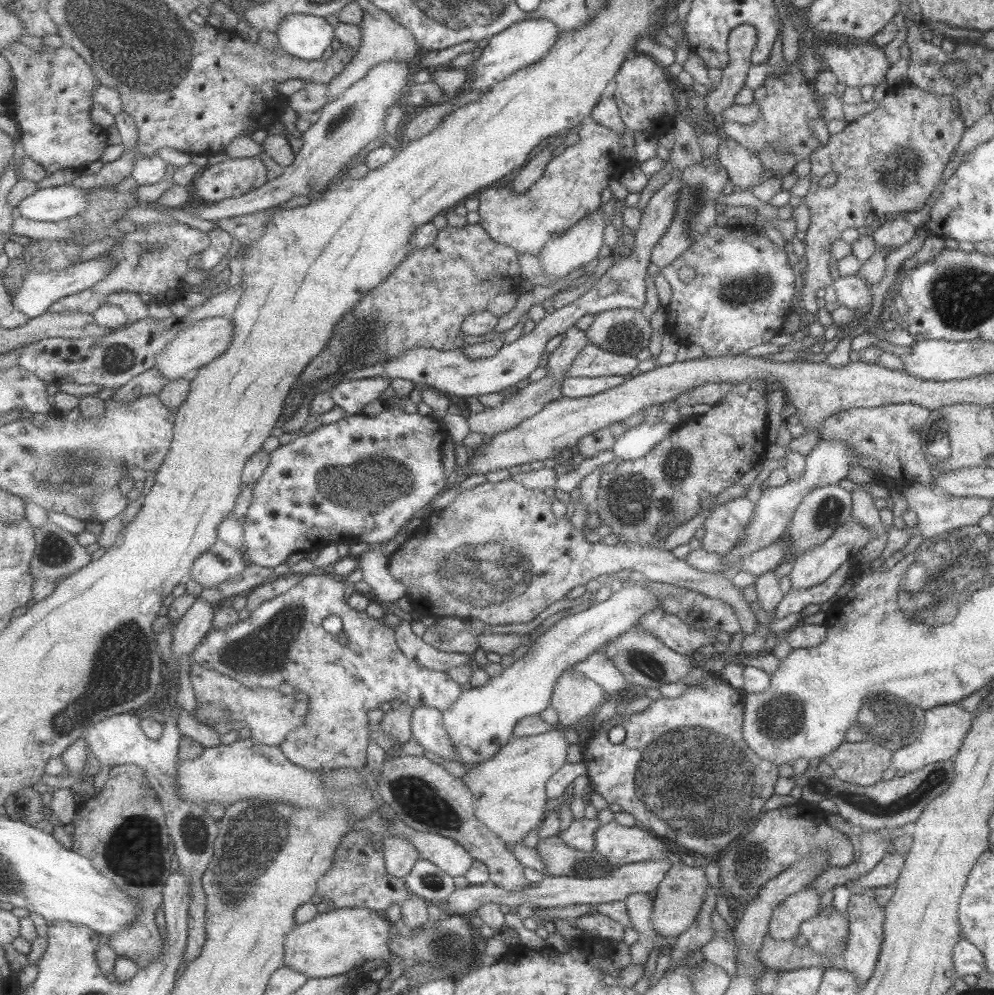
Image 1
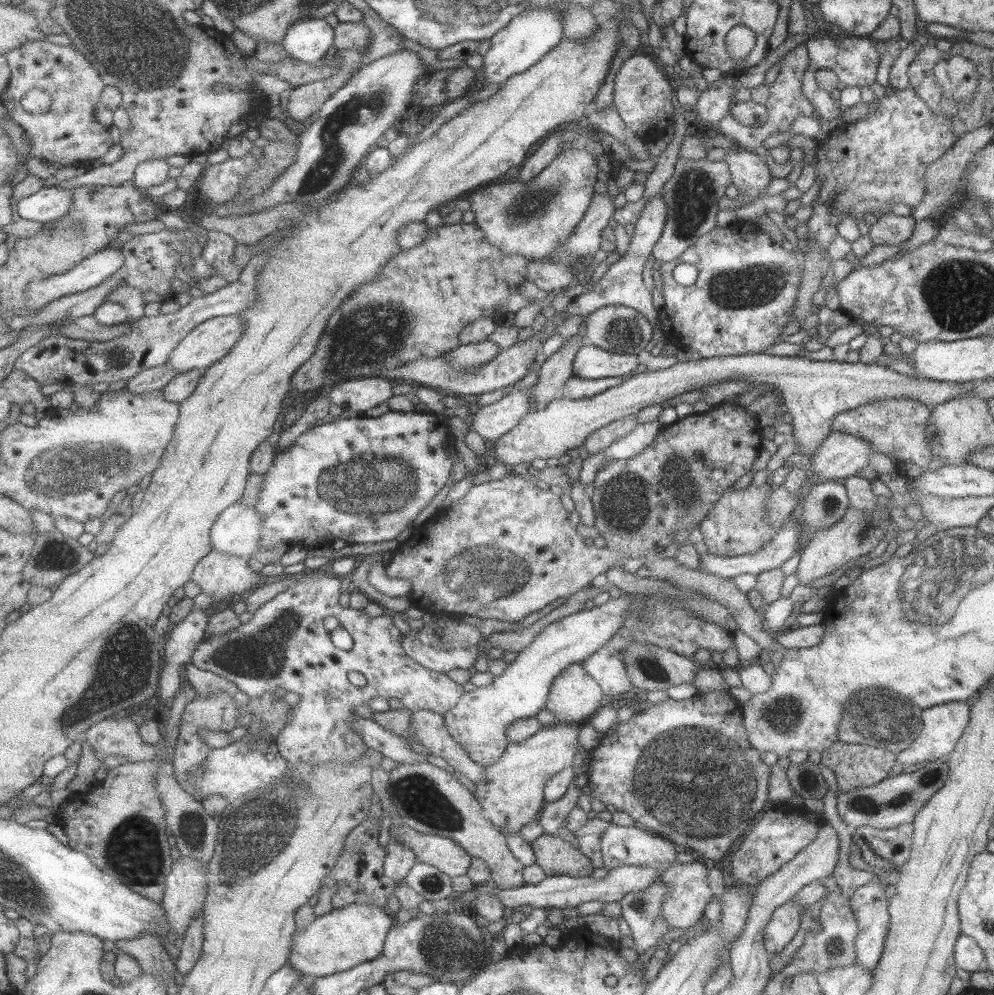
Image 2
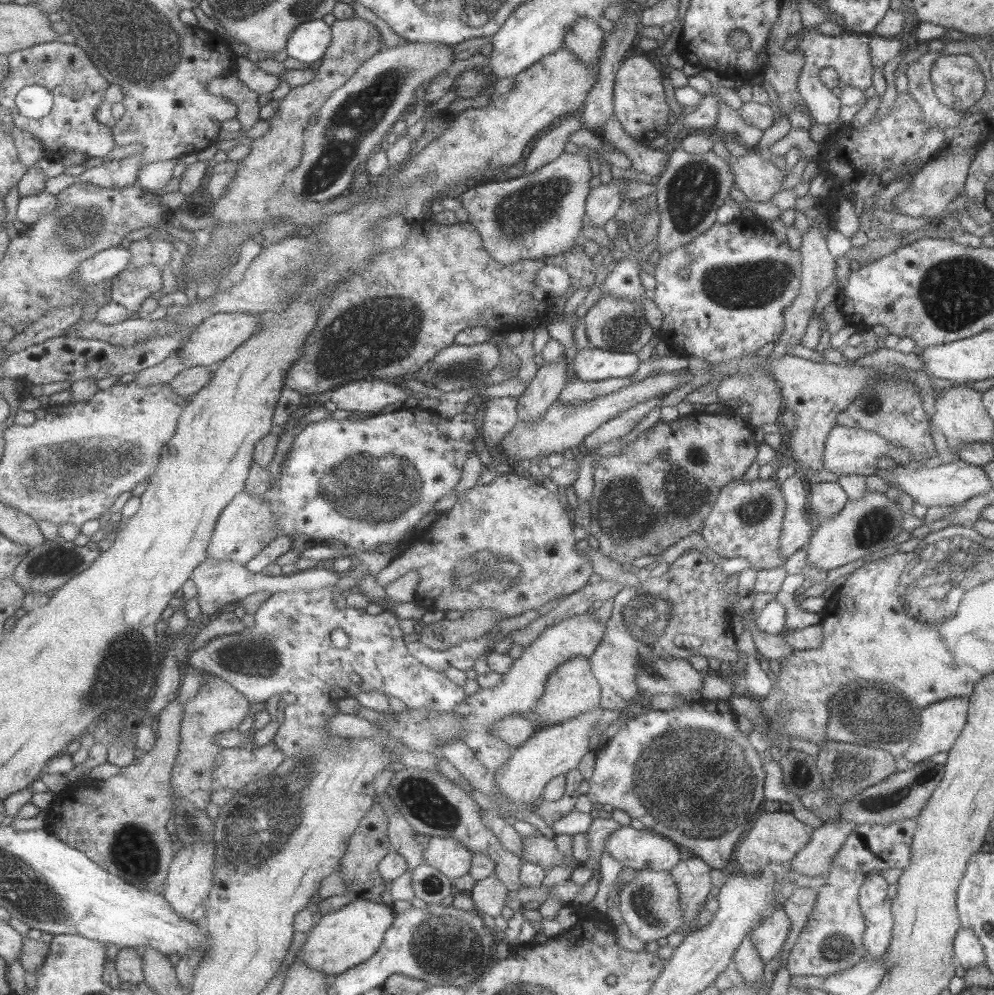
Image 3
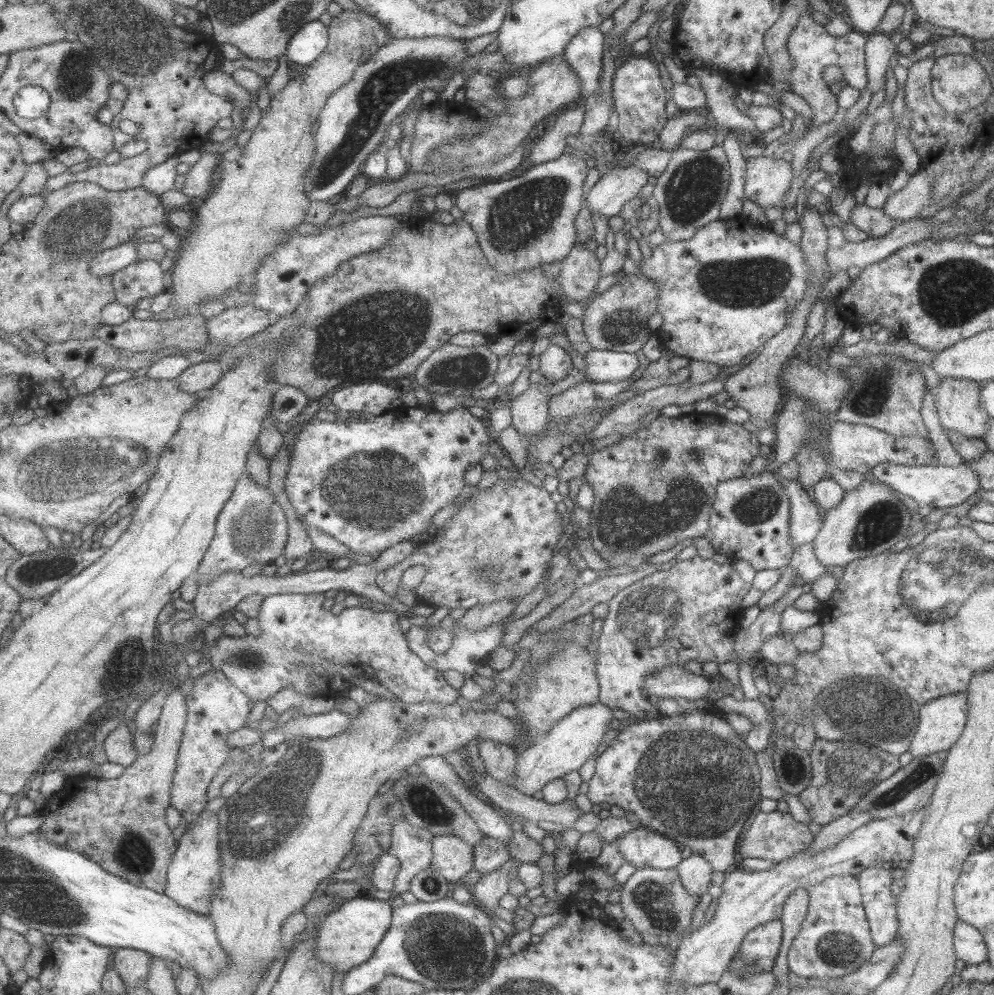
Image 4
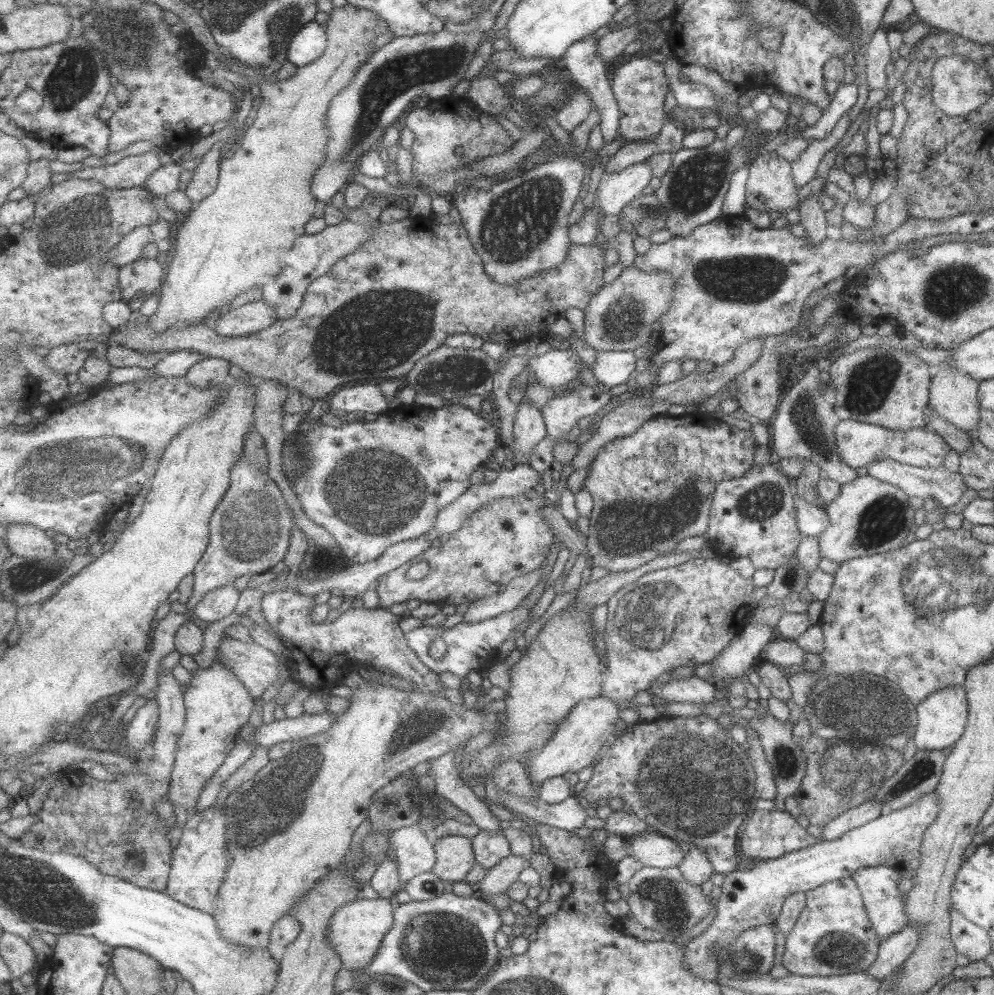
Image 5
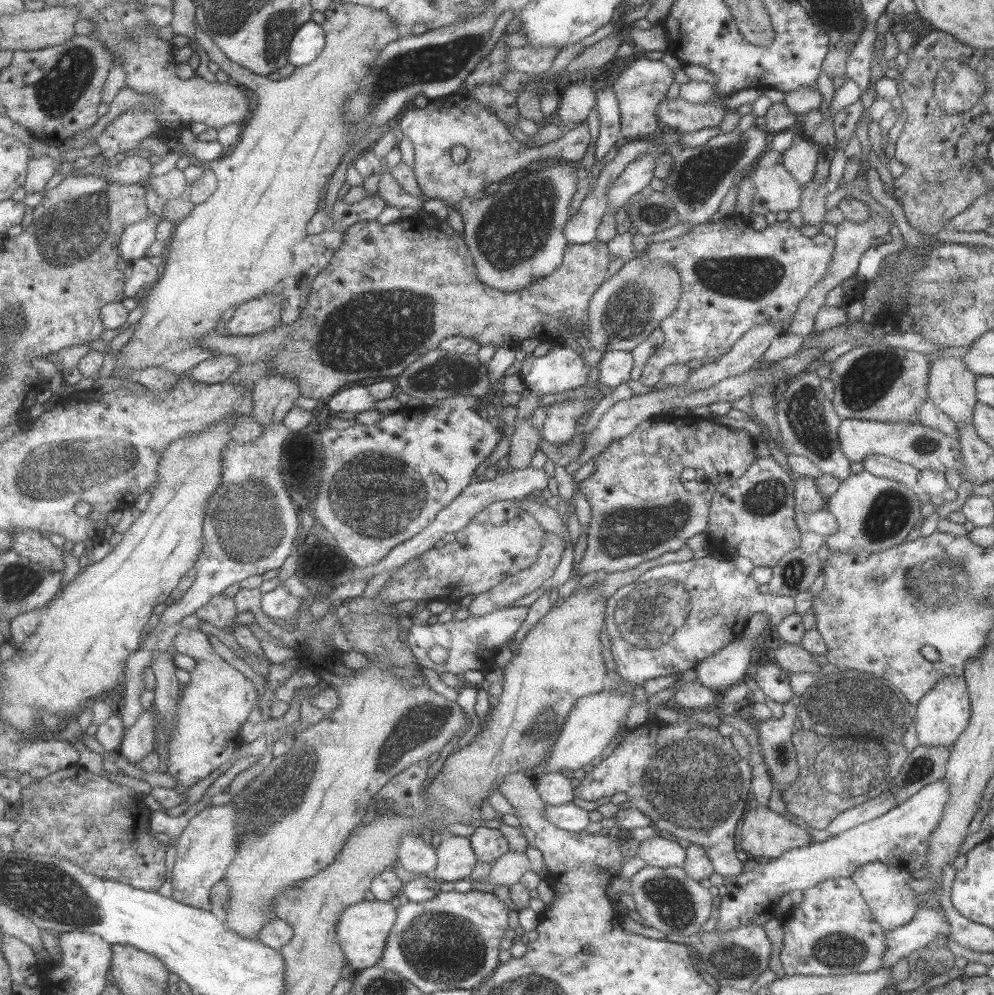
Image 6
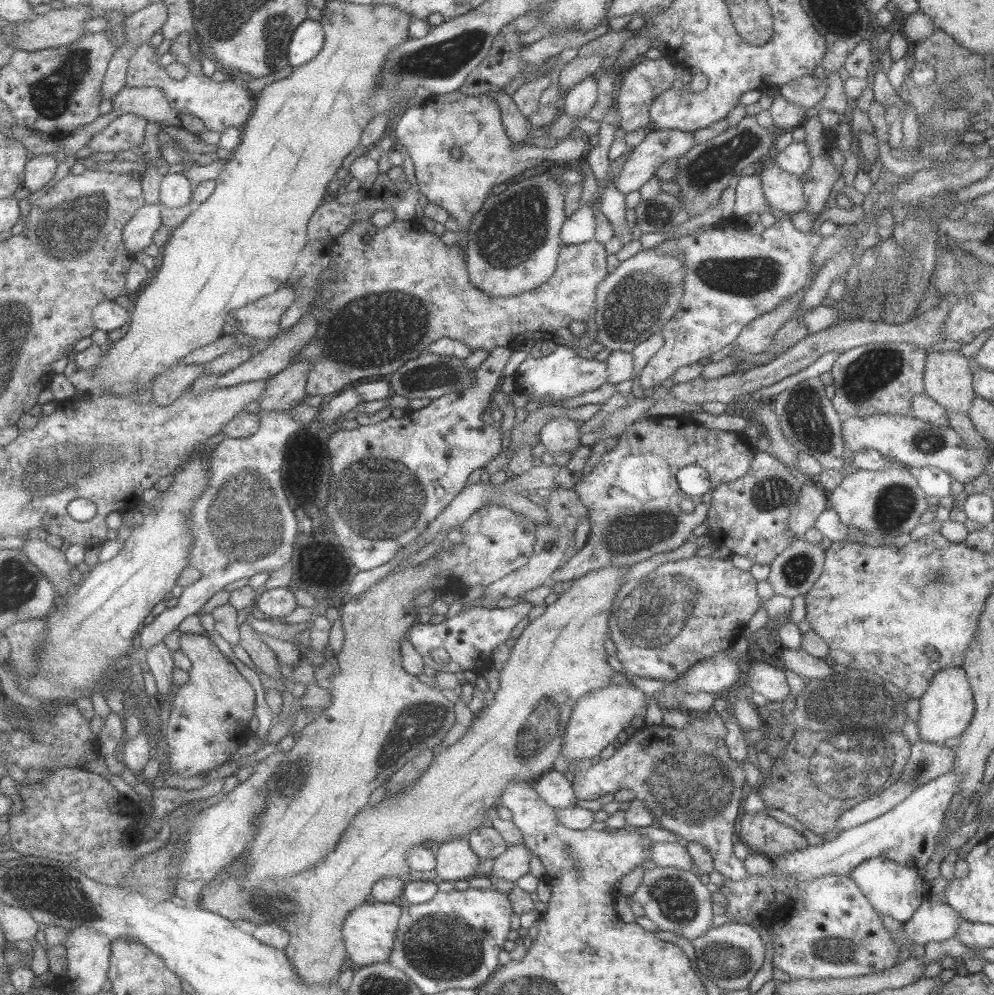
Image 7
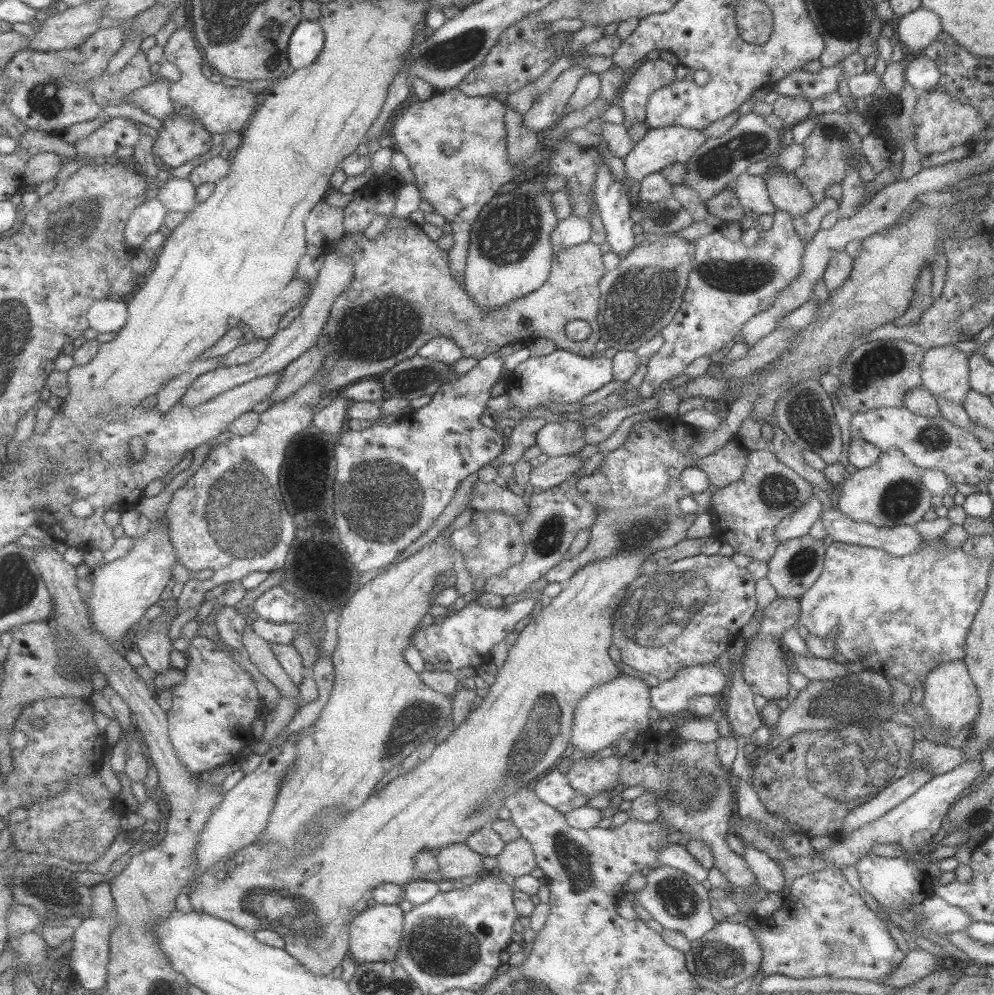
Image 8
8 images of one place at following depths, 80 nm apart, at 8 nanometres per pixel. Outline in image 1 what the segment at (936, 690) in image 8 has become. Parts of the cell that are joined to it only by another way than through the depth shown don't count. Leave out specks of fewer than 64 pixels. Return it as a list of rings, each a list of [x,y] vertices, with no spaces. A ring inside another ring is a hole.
[[[958,703],[928,708],[923,712],[923,715],[924,727],[917,740],[892,752],[890,766],[897,771],[897,774],[913,772],[926,764],[953,758],[972,720],[971,713],[967,712]]]

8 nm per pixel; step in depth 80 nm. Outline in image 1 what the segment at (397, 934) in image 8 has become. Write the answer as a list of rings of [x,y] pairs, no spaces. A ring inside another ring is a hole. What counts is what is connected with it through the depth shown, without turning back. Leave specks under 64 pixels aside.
[[[343,907],[328,913],[319,913],[311,922],[296,926],[295,930],[287,936],[285,964],[312,979],[342,975],[352,969],[361,968],[365,964],[371,965],[371,962],[393,963],[396,962],[396,958],[389,947],[392,932],[392,923],[383,916],[383,912],[380,913],[370,908]]]

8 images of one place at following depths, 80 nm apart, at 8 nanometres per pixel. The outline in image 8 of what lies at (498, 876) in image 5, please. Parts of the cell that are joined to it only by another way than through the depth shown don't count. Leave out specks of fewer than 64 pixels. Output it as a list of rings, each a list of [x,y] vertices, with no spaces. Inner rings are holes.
[[[521,836],[504,843],[503,850],[495,857],[497,864],[494,872],[507,873],[514,878],[529,873],[536,865],[530,844]]]

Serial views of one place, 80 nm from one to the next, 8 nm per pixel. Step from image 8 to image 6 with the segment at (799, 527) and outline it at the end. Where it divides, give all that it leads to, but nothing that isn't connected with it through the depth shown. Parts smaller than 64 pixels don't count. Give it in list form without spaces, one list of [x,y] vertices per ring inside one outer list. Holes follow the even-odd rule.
[[[798,477],[794,486],[794,512],[797,525],[803,522],[802,516],[809,515],[820,508],[825,508],[827,499],[818,491],[815,478]]]

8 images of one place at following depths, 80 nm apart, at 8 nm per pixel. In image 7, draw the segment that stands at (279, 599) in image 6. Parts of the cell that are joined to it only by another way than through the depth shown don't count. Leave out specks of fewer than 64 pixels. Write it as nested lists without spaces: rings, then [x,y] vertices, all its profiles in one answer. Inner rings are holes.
[[[288,587],[273,588],[260,595],[257,613],[264,618],[280,620],[287,618],[295,608],[299,607],[295,594]]]

